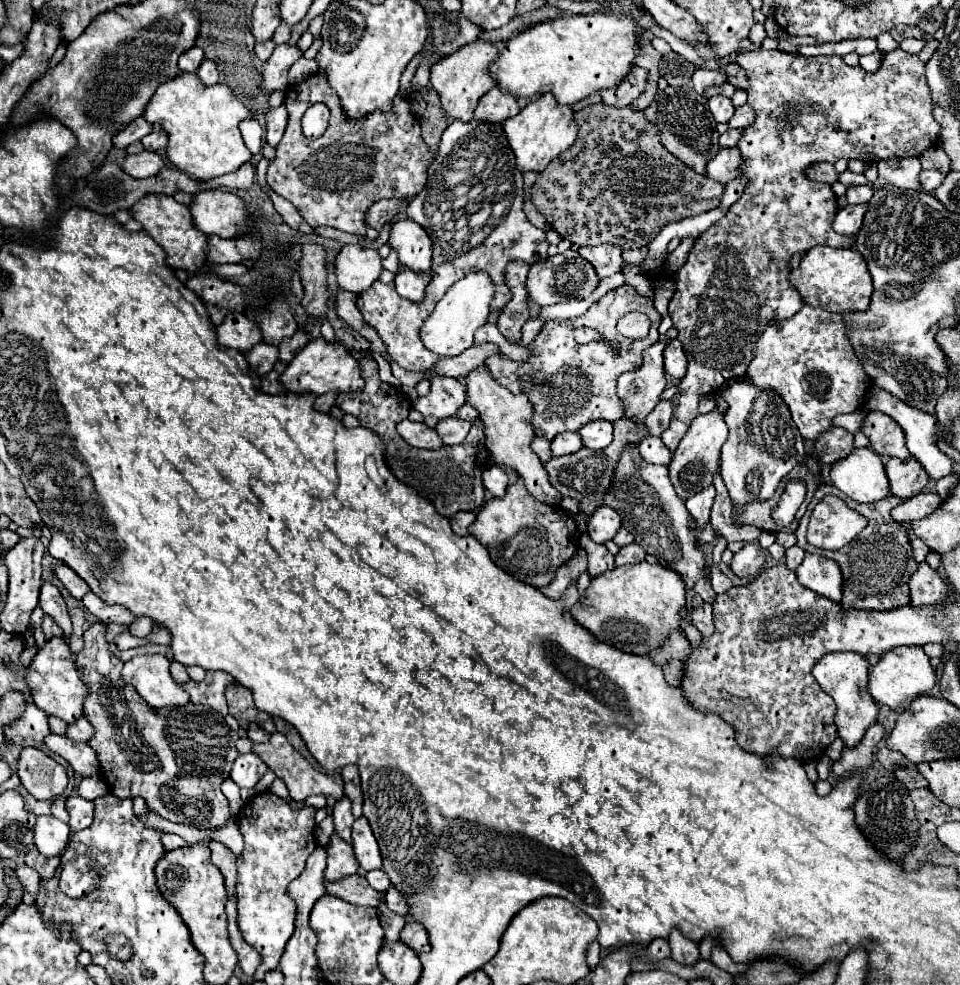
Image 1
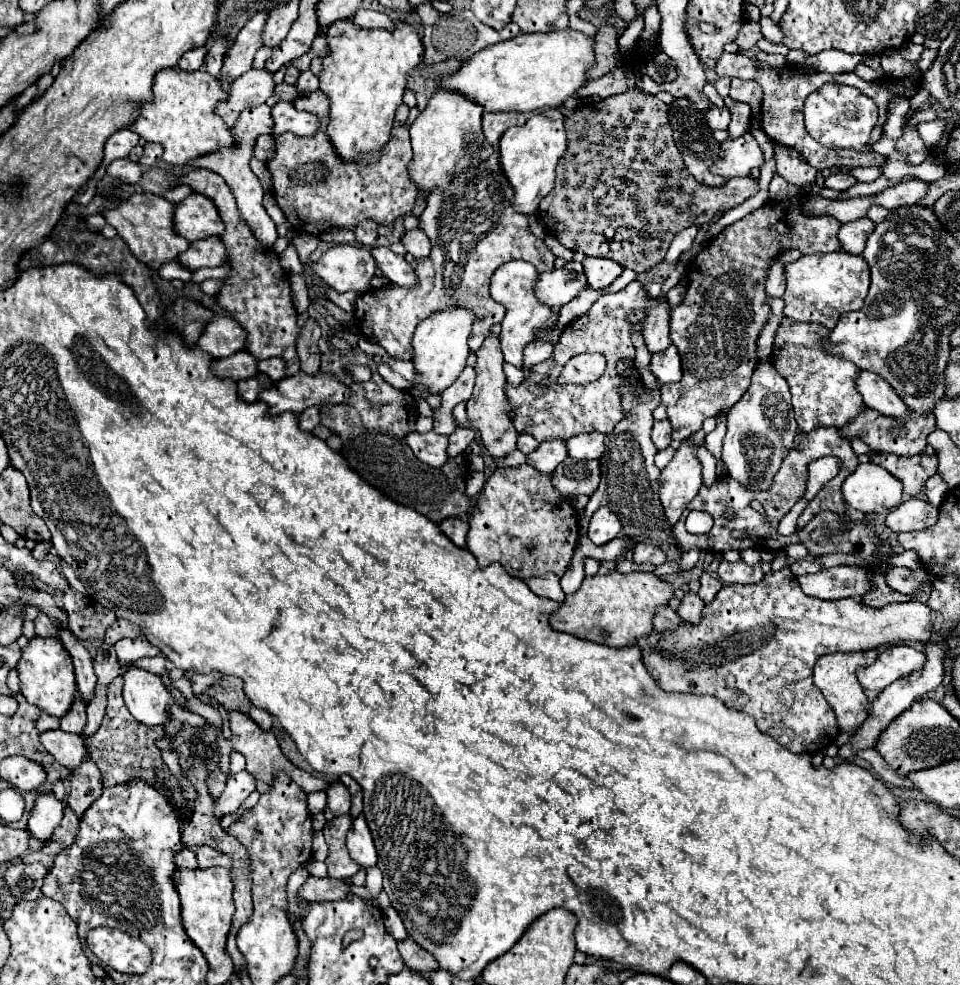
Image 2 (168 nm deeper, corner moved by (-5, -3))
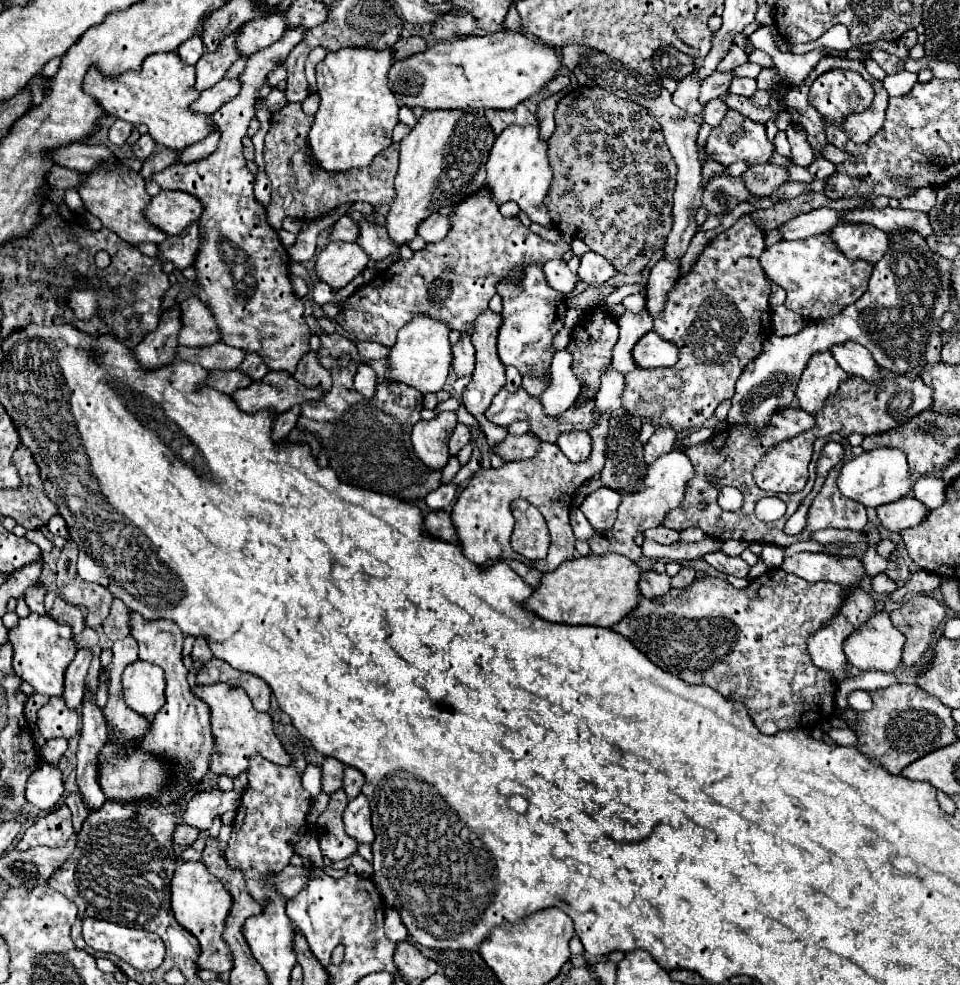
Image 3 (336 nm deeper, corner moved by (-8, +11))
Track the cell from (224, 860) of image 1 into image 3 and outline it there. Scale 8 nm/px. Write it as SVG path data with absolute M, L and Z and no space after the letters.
M181 823L181 825L177 825L177 833L173 835L173 841L175 841L177 845L185 845L185 847L187 847L187 845L193 845L193 843L197 841L199 833L201 833L201 831L191 829L191 825Z

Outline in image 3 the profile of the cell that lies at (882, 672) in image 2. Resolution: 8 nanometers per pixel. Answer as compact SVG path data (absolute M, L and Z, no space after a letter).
M879 613L845 641L845 655L861 671L891 673L901 663L903 645L905 635L891 623L887 613Z

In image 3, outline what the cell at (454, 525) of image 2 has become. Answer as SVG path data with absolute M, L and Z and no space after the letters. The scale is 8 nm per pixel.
M443 509L431 511L431 513L425 517L425 529L427 529L433 537L439 537L439 539L443 539L443 541L449 541L449 543L457 543L457 541L459 541L449 511L443 511Z

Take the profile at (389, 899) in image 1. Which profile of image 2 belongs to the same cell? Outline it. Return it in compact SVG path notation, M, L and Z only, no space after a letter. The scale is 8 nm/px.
M388 907L386 913L384 913L384 925L386 925L386 931L396 939L396 941L404 941L408 935L406 935L406 929L404 929L404 923L400 919L400 915L396 913L394 907Z

